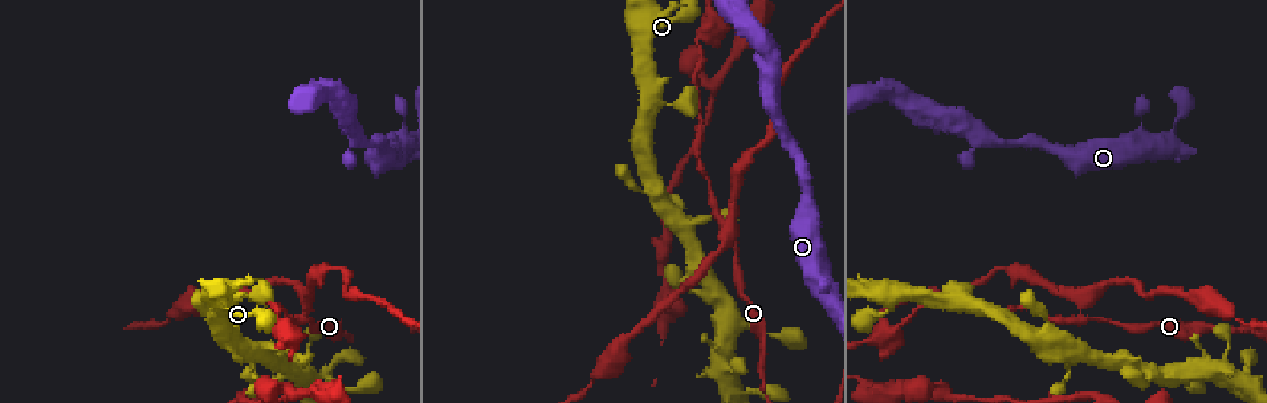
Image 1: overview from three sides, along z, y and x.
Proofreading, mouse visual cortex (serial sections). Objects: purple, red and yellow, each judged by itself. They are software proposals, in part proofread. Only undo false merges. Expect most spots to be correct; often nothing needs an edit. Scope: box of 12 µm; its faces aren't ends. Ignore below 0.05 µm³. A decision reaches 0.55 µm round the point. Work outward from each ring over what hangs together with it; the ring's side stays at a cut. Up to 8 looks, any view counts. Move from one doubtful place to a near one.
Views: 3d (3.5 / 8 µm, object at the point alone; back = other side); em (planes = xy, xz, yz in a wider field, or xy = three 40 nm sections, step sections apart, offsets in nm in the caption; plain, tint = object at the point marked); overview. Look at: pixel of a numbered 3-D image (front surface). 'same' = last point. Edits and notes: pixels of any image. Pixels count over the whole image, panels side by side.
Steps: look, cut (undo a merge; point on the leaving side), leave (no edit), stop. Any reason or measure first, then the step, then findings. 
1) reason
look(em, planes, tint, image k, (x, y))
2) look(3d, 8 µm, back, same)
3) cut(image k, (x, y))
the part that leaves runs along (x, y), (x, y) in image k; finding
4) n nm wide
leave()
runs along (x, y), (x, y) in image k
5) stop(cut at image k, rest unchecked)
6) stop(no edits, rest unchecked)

three-way junction
look(3d, 3.5 µm, image 1, (1081, 320))

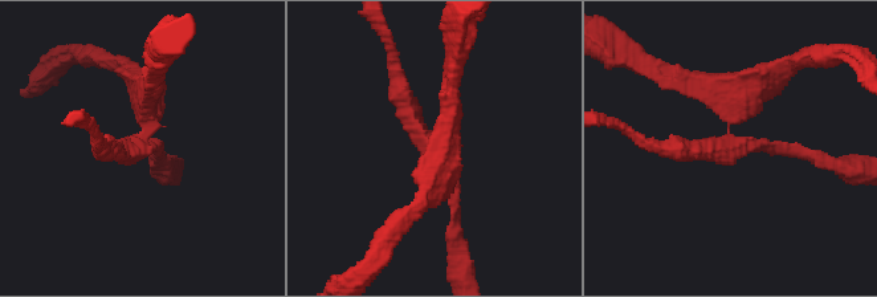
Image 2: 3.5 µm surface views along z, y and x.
3 arms; arms of 150, 200, 350 nm; shape alone is not enough
look(em, xy, step 2, tint, image 2, (139, 145))

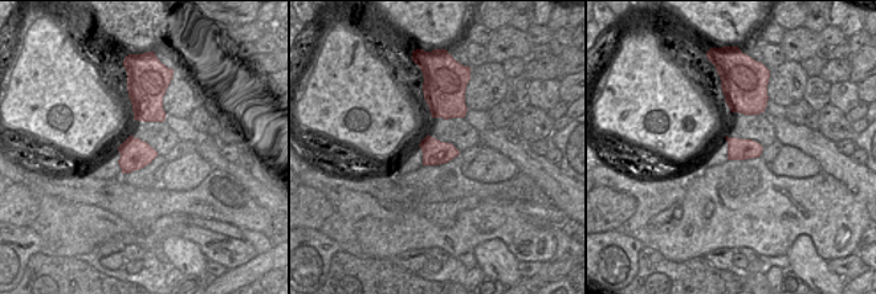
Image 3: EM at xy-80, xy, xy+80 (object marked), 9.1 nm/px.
cut(image 2, (726, 88))
the part that leaves runs along (727, 130), (734, 101), (806, 57) in image 2; a second cell is stuck on

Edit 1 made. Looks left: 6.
a fork
look(3d, 3.5 µm, image 1, (1222, 362))

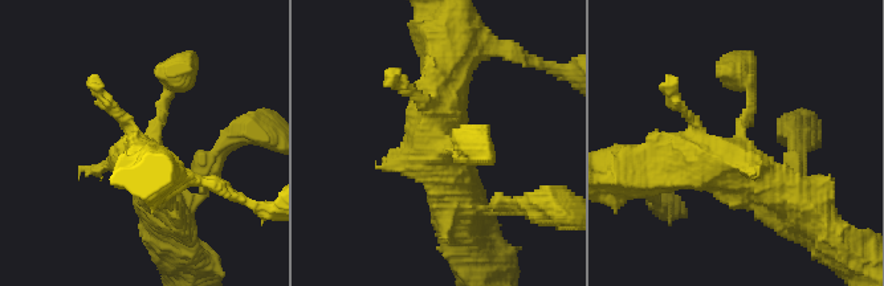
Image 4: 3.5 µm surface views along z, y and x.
shape alone is not enough
look(em, xy, step 5, tint, image 4, (734, 148))

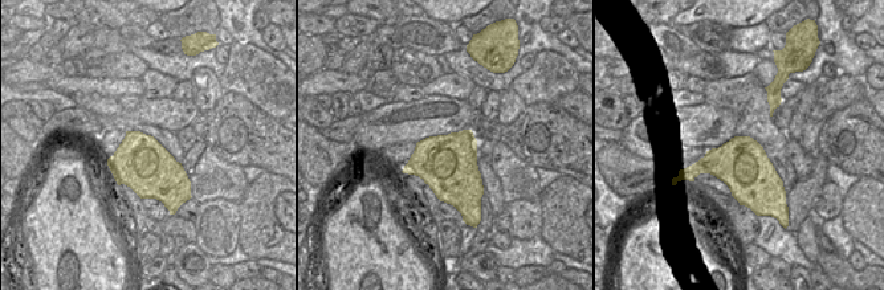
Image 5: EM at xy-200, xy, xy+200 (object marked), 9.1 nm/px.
550 nm wide
leave()
runs along (650, 171), (741, 167), (809, 211) in image 4; one cell here

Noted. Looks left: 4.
a fork
look(3d, 3.5 µm, back, image 1, (286, 332))

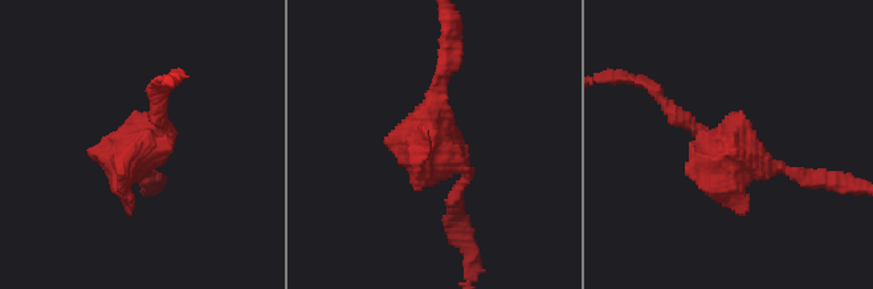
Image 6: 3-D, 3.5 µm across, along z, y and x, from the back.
need the tissue
look(em, planes, tint, image 6, (724, 143))

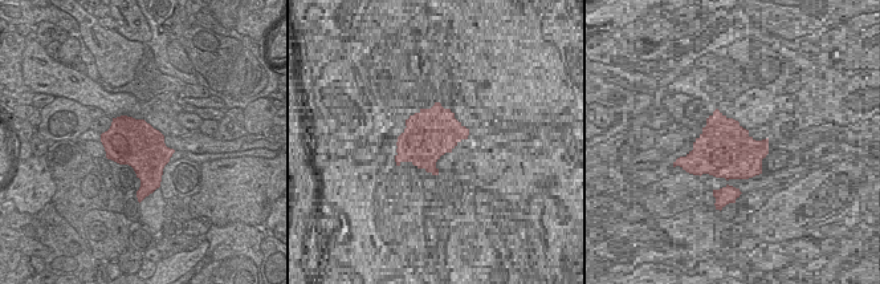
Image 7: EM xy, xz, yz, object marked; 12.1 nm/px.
leave()
runs along (682, 118), (739, 158), (743, 215) in image 6; all the same cell

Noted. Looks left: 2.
stop(cut at image 2, rest unchecked)

